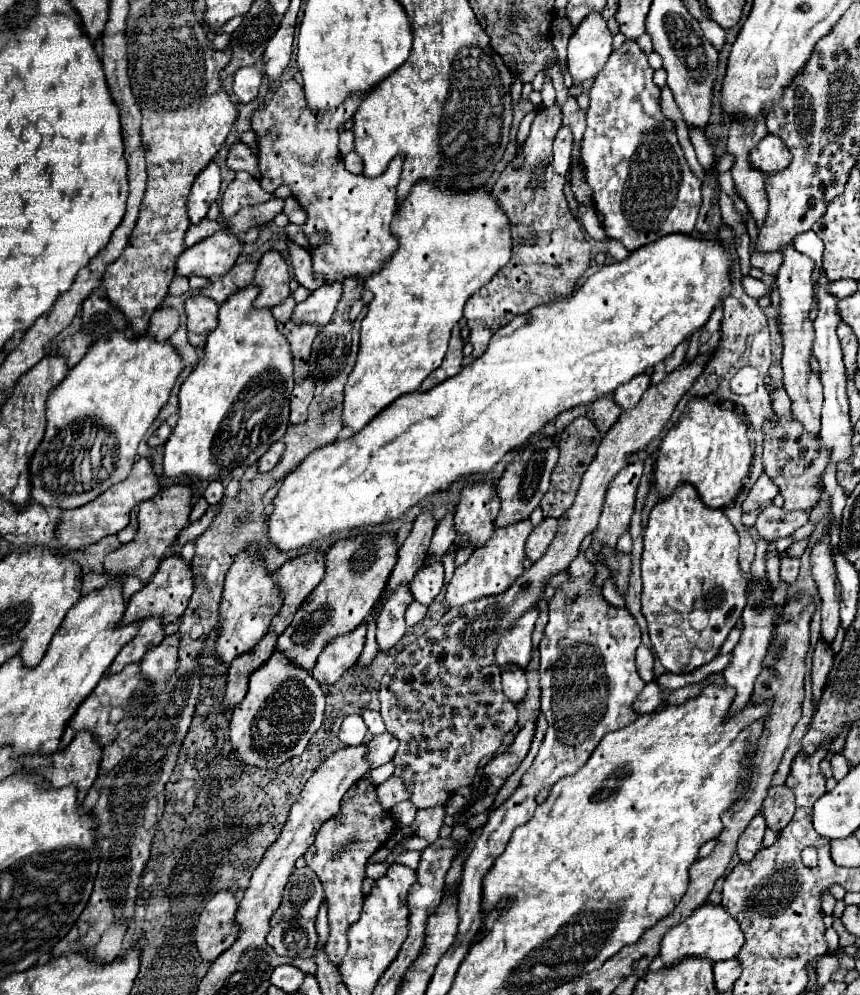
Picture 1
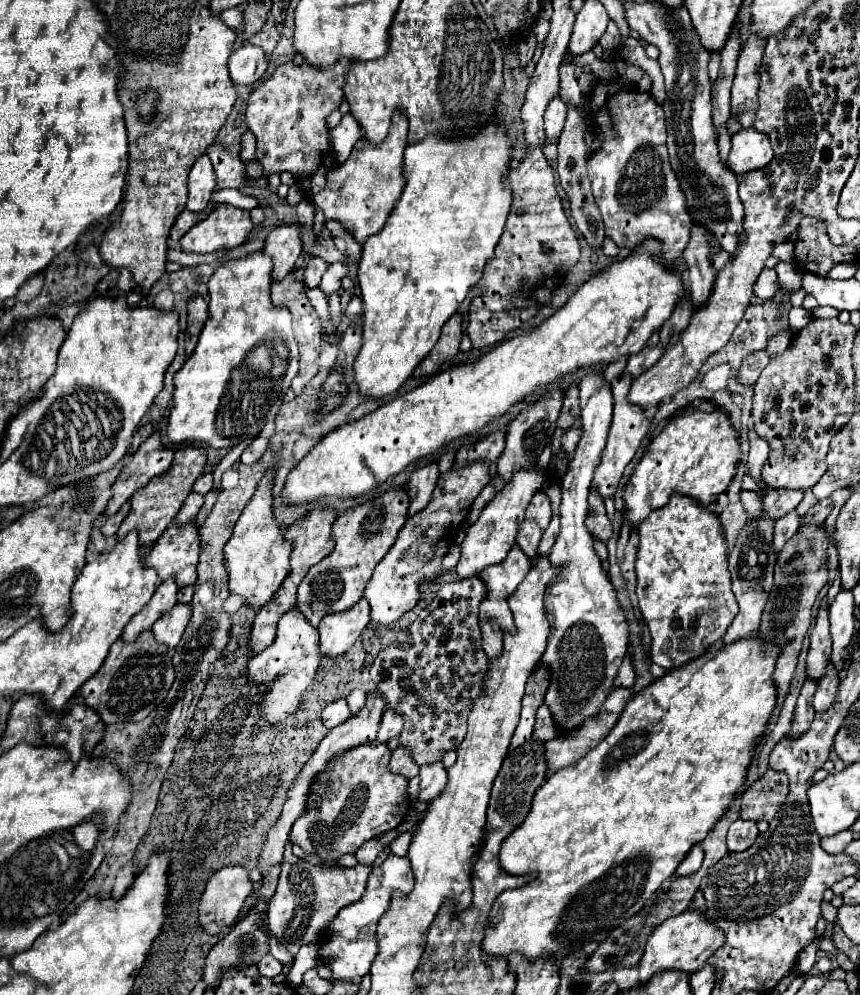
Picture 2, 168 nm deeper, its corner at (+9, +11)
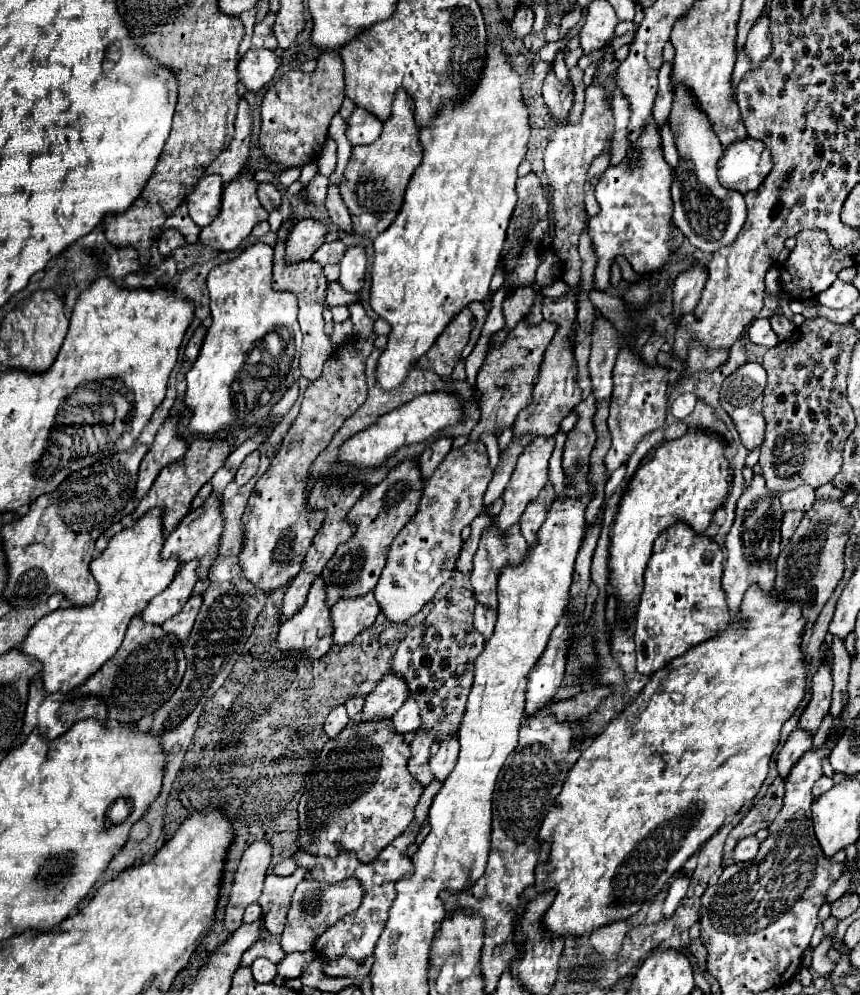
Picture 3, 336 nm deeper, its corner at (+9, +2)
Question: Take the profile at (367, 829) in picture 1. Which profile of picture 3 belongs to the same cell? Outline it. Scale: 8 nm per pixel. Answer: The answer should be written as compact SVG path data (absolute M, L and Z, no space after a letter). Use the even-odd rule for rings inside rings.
M384 720L384 722L376 722L376 724L364 724L364 722L356 722L356 724L348 724L336 738L328 740L320 752L320 756L316 758L316 766L304 786L304 792L302 792L302 798L300 798L300 806L298 806L298 822L300 822L300 834L298 834L298 842L300 842L300 848L310 852L310 854L326 854L328 858L336 856L336 854L342 854L342 852L355 852L358 859L367 864L370 863L380 854L380 850L384 850L394 838L398 838L414 820L414 806L424 790L422 784L416 782L416 778L408 772L408 766L406 766L406 760L410 758L410 748L408 744L402 742L402 736L394 732L392 728L392 722L390 720Z

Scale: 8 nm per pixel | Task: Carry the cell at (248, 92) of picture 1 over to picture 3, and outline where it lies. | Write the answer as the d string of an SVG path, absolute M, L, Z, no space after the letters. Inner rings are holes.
M250 48L238 62L238 80L246 90L258 92L272 80L278 66L280 58L274 50Z

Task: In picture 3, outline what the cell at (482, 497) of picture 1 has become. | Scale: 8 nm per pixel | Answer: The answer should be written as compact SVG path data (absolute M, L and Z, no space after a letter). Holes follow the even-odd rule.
M524 320L518 322L512 330L510 336L506 338L506 342L500 348L488 348L488 356L478 372L476 378L476 388L480 390L480 410L482 410L482 418L478 422L478 426L472 430L472 434L468 436L470 442L478 442L482 434L496 434L504 432L506 428L510 428L520 410L524 410L528 406L528 402L532 402L532 386L538 378L538 370L544 358L544 352L548 348L548 344L552 342L552 336L556 332L556 324L542 320L536 326L526 324Z

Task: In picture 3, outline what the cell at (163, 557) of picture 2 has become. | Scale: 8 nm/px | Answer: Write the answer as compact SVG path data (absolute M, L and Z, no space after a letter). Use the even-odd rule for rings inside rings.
M212 494L204 506L190 510L184 520L176 526L176 530L166 538L164 548L162 548L162 558L176 558L178 564L186 564L190 560L198 560L198 568L196 574L200 580L206 580L208 576L208 568L212 564L212 560L216 558L216 550L218 550L218 538L222 534L222 518L220 518L220 504L216 500L216 494Z

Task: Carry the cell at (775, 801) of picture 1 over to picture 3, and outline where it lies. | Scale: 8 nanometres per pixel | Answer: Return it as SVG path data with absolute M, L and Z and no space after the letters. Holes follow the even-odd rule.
M778 776L772 786L768 788L768 792L762 796L762 800L758 800L740 820L738 826L734 826L734 830L728 834L726 838L726 846L724 846L724 860L730 858L732 848L736 846L738 840L756 834L760 828L768 828L774 818L778 816L780 808L782 808L782 798L784 798L784 780Z

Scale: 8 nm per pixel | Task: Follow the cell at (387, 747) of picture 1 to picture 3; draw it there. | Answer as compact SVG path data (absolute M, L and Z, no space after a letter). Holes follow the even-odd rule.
M408 698L402 708L392 716L392 726L396 728L396 734L416 732L420 726L420 710L412 698Z

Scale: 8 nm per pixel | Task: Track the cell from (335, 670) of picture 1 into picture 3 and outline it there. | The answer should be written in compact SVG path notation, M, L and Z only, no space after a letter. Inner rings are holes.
M368 592L364 598L340 600L332 606L332 640L336 646L352 642L360 632L374 624L380 608L374 594Z

